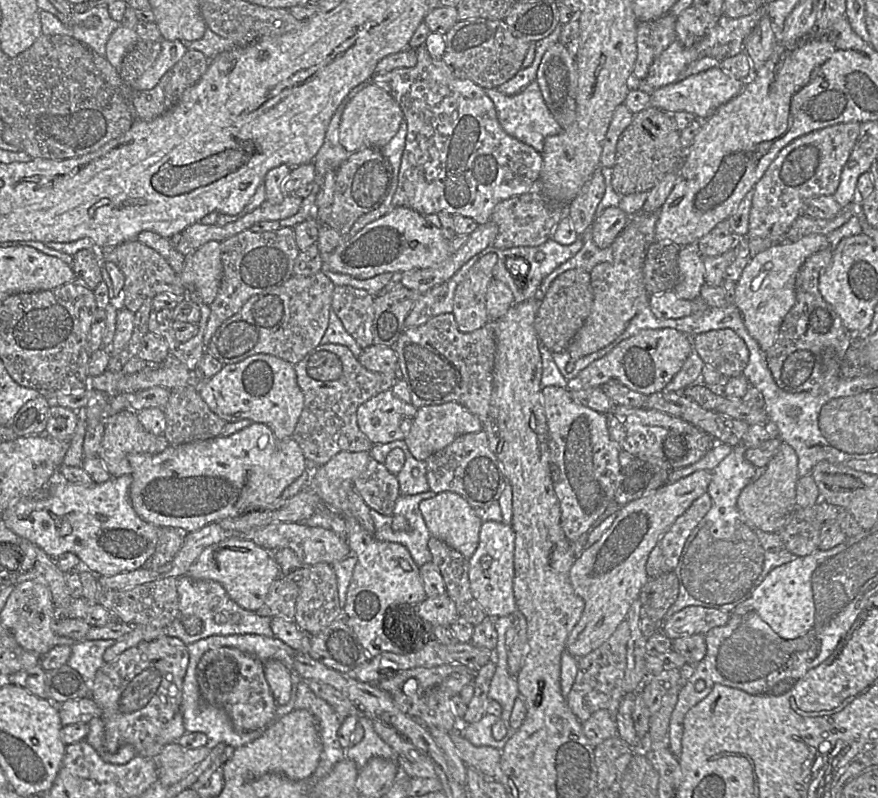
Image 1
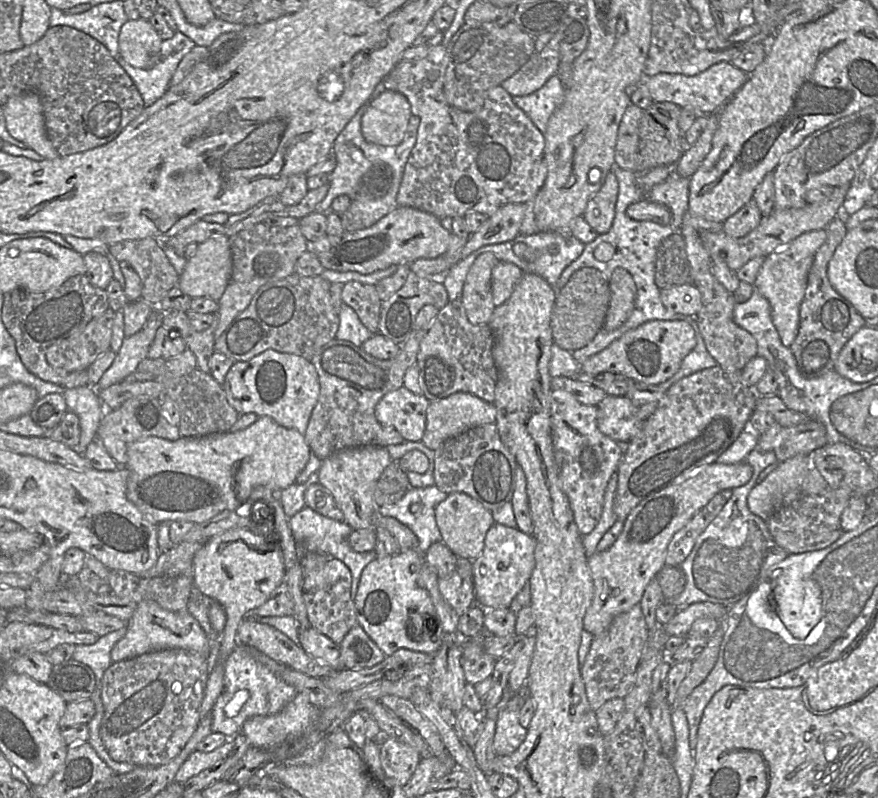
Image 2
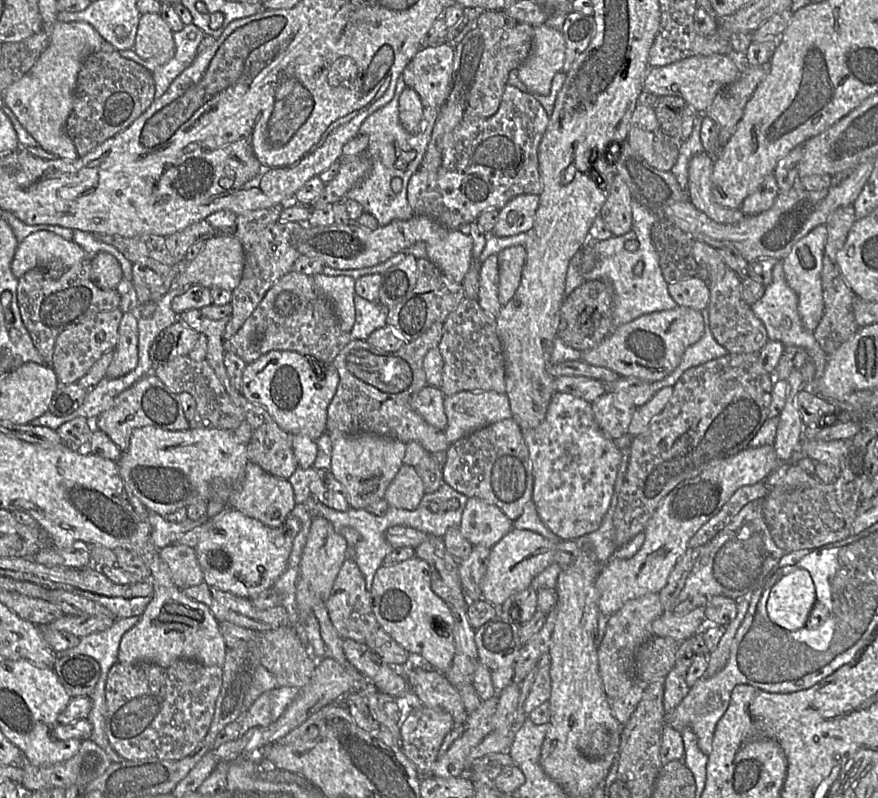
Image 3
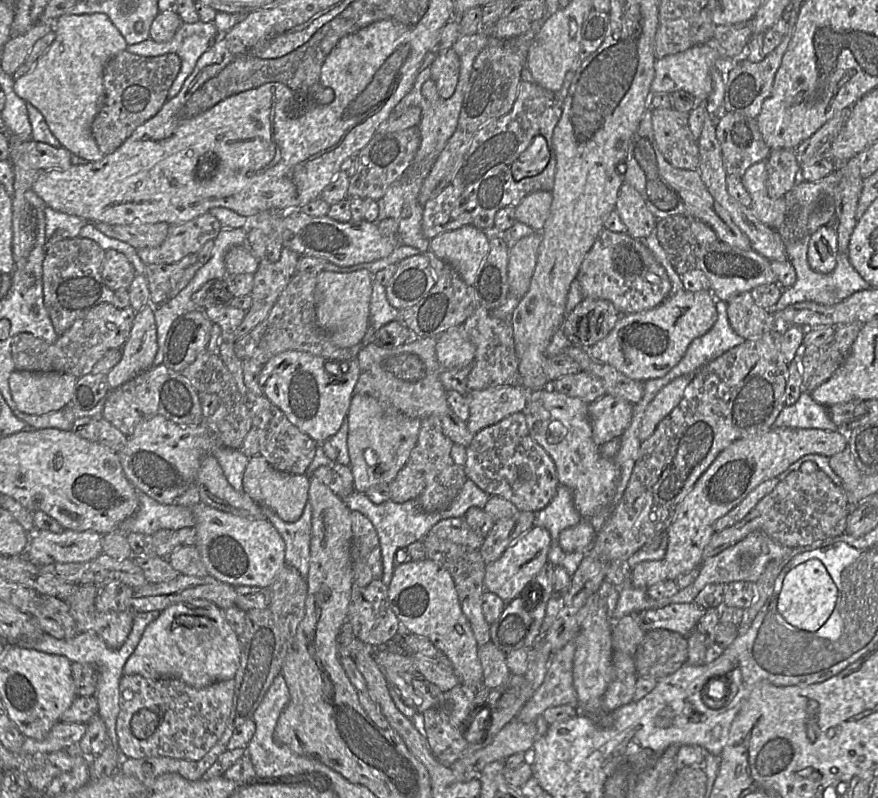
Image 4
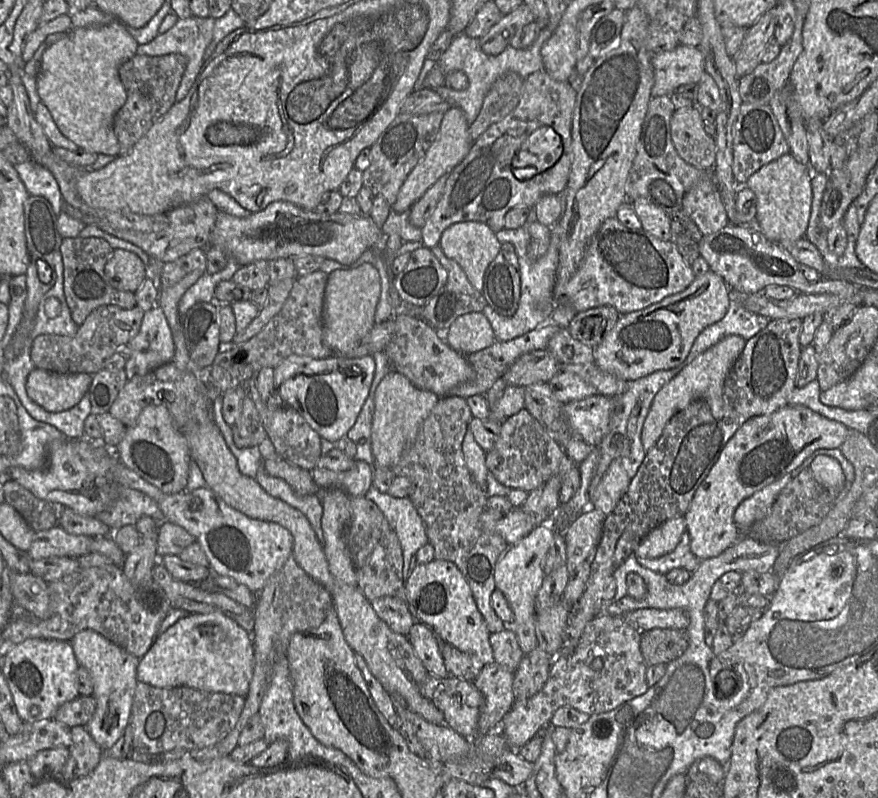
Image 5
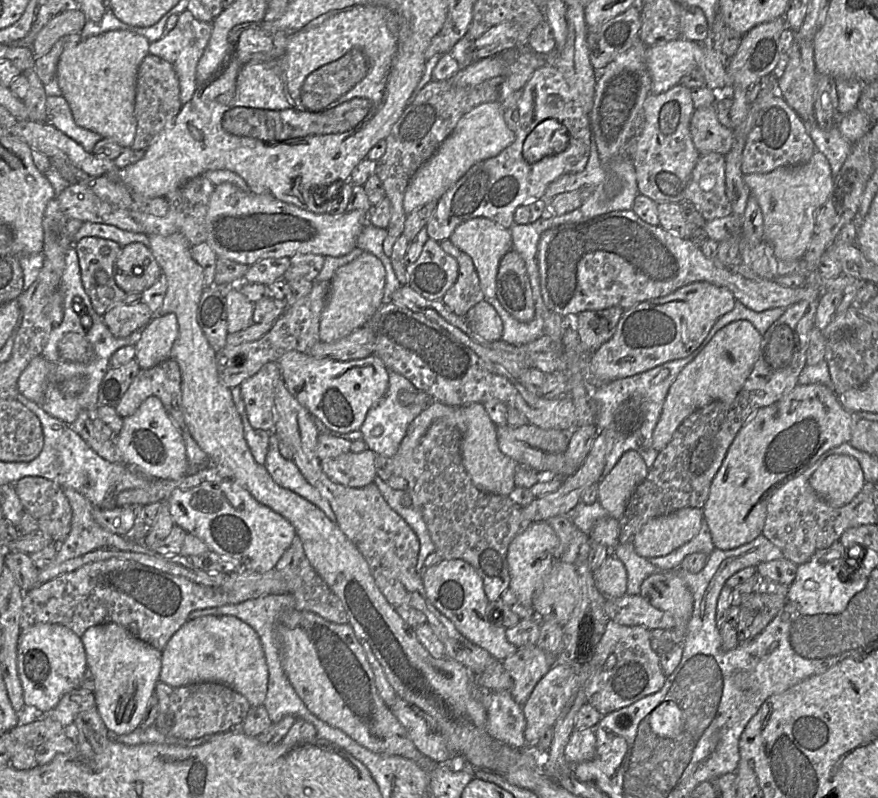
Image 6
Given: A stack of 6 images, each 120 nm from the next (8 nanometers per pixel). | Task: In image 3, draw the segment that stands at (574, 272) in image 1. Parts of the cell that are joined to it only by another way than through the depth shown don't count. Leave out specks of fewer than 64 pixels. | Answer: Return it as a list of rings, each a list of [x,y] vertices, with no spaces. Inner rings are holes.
[[[585,279],[569,295],[561,307],[556,337],[580,352],[595,347],[612,331],[613,288],[608,281]]]

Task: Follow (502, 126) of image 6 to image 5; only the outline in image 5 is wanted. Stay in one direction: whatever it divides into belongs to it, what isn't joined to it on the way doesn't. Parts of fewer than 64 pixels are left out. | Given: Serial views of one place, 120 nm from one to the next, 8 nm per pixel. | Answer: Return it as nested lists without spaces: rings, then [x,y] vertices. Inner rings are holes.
[[[451,106],[445,113],[439,132],[422,160],[408,174],[402,184],[392,209],[398,213],[410,210],[425,192],[443,175],[449,174],[469,153],[473,140],[469,134],[469,123],[464,112]]]

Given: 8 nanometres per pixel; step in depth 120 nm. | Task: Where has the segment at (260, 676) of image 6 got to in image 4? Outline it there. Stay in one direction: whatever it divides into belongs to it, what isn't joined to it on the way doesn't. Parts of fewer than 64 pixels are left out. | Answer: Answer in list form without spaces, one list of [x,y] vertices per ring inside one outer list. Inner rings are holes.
[[[191,600],[167,607],[146,627],[123,673],[151,679],[172,678],[194,688],[204,688],[234,679],[240,654],[239,637],[225,619],[224,611],[207,600]]]

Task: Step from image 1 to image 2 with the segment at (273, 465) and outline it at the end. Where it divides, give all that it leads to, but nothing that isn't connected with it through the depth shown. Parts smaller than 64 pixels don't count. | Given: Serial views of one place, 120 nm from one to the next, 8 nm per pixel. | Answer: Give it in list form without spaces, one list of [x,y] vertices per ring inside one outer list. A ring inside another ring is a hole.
[[[261,416],[246,429],[235,432],[180,437],[175,441],[150,436],[128,444],[127,462],[124,466],[128,470],[127,496],[157,525],[177,520],[199,524],[225,510],[236,510],[258,486],[281,492],[295,483],[311,453],[304,434],[297,429],[286,428],[267,416]]]

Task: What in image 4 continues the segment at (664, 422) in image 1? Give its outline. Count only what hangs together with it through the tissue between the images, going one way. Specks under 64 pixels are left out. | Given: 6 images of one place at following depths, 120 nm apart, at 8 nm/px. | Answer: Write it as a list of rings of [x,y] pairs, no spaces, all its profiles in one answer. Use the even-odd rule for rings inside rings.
[[[605,393],[588,404],[588,418],[593,440],[601,445],[620,437],[627,428],[633,413],[633,406],[622,398]]]

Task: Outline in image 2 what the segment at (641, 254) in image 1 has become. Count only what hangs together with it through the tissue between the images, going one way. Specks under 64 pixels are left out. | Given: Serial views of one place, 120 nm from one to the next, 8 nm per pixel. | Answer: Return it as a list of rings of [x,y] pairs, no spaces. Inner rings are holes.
[[[617,268],[609,278],[611,298],[602,330],[613,331],[629,317],[636,297],[636,287],[631,274]]]

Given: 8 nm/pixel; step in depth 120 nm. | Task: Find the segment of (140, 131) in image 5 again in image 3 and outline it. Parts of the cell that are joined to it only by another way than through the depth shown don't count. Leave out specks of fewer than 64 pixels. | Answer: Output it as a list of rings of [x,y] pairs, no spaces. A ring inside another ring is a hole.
[[[105,41],[100,50],[83,60],[73,95],[73,108],[66,121],[66,133],[79,156],[84,156],[128,128],[155,100],[155,83],[151,72],[137,62],[124,58]]]

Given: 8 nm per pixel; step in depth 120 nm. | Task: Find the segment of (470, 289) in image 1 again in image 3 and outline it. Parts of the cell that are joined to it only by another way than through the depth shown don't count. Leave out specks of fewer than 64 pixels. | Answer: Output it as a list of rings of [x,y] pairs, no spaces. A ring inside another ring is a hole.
[[[490,255],[479,266],[479,292],[477,302],[481,308],[497,316],[501,310],[498,298],[499,265],[497,255]]]

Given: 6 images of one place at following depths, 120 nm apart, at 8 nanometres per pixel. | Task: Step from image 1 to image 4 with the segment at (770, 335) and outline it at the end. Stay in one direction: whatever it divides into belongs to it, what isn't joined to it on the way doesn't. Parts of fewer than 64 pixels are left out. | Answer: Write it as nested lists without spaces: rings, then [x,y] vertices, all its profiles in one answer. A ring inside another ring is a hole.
[[[826,224],[809,236],[807,260],[812,270],[828,274],[837,264],[838,237],[835,229]]]

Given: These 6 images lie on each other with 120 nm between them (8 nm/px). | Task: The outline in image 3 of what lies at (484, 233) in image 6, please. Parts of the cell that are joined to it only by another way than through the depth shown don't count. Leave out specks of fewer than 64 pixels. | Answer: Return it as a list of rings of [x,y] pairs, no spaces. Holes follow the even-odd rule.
[[[449,229],[445,238],[435,244],[426,244],[426,258],[446,277],[462,283],[473,261],[473,241],[459,229]]]

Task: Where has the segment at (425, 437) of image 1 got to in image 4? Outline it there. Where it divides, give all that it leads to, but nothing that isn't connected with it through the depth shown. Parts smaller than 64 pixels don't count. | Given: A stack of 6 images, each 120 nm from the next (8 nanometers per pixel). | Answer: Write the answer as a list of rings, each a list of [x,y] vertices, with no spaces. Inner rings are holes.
[[[519,384],[469,390],[465,394],[469,405],[468,430],[476,434],[513,413],[522,412],[527,396],[528,392]]]

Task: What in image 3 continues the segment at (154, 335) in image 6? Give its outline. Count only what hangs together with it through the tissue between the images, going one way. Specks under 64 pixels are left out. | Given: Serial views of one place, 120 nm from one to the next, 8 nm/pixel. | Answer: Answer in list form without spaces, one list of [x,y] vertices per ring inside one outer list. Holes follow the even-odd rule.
[[[135,312],[124,313],[119,324],[119,339],[114,349],[115,355],[106,371],[108,379],[122,377],[138,364],[138,321]]]

